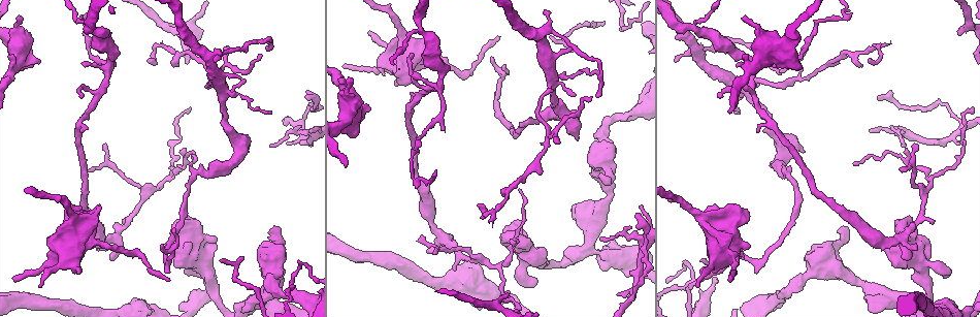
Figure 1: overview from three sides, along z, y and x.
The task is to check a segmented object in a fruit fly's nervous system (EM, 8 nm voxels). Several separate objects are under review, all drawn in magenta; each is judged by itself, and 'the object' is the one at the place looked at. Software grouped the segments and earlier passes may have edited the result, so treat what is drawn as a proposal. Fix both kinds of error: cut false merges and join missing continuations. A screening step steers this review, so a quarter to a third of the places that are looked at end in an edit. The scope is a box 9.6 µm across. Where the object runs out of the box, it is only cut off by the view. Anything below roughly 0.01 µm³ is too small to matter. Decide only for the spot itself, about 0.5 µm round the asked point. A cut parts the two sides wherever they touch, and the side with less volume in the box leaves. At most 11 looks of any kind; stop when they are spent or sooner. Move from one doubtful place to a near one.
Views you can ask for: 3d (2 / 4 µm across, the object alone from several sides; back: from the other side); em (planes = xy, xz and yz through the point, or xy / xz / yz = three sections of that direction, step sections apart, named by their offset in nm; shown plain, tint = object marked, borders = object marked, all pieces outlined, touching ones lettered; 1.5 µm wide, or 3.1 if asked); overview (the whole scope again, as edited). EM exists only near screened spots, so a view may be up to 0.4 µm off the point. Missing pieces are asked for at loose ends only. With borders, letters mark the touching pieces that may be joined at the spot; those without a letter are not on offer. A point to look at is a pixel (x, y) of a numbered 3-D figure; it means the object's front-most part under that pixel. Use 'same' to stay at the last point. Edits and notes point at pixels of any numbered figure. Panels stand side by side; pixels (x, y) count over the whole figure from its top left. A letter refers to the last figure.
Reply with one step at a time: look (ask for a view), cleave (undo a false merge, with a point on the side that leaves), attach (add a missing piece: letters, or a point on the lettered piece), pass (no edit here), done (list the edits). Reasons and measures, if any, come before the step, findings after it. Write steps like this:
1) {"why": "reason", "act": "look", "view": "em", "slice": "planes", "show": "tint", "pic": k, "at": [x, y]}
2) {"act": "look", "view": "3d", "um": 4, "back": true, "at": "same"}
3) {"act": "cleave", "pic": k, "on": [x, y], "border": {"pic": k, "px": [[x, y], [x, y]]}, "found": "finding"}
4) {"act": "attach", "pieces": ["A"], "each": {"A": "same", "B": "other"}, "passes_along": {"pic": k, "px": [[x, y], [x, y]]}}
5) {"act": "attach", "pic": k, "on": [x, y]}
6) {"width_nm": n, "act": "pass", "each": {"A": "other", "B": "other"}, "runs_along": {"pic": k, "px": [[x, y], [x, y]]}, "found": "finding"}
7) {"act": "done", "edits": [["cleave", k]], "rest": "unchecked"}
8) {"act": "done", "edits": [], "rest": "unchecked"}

{"act": "look", "view": "em", "slice": "xz", "step": 8, "show": "borders", "pic": 1, "at": [80, 271]}

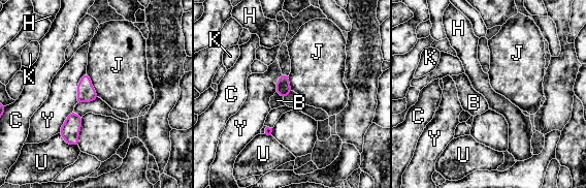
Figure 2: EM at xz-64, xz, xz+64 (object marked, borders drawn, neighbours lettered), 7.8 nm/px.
{"act": "pass", "each": {"B": "other", "C": "other", "H": "other", "J": "other", "K": "other", "U": "other", "Y": "other"}, "border": {"pic": 2, "px": [[86, 72], [98, 96]]}, "found": "no lettered piece goes on from it"}

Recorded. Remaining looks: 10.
{"act": "look", "view": "3d", "um": 4, "back": true, "pic": 1, "at": [550, 37]}

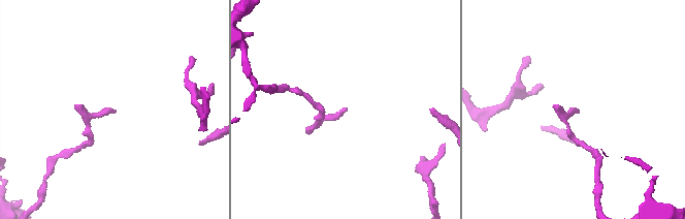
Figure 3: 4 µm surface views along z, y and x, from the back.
{"act": "look", "view": "em", "slice": "xy", "step": 8, "show": "borders", "pic": 3, "at": [578, 110]}

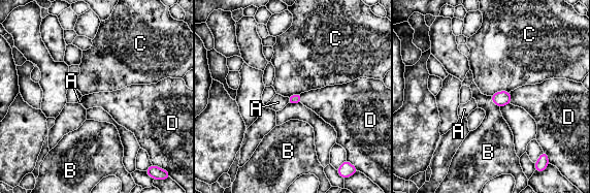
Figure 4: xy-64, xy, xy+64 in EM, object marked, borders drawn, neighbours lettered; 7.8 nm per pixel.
{"width_nm": 80, "act": "pass", "each": {"A": "other", "B": "other", "C": "other", "D": "other"}, "border": {"pic": 4, "px": [[510, 91], [497, 91], [491, 96]]}, "found": "no lettered piece goes on from it"}

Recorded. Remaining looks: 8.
{"why": "thin end", "act": "look", "view": "3d", "um": 4, "pic": 1, "at": [80, 98]}

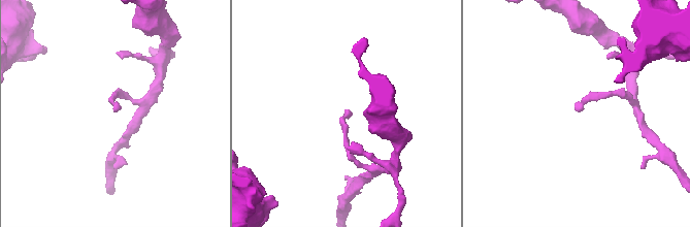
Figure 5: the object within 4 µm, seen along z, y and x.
{"why": "need the tissue", "act": "look", "view": "em", "slice": "xz", "step": 8, "show": "borders", "pic": 5, "at": [576, 107]}

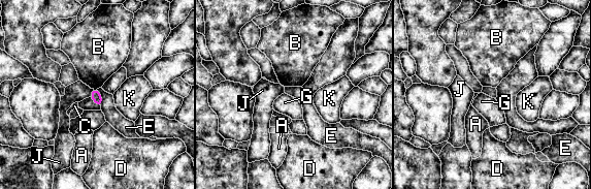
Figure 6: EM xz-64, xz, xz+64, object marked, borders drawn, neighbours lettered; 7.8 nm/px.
{"act": "pass", "each": {"A": "other", "B": "other", "C": "other", "D": "other", "E": "other", "G": "other", "J": "other", "K": "other"}, "border": {"pic": 6, "px": [[93, 88], [96, 89]]}, "found": "none of them fits"}

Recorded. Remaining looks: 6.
{"why": "tapers out", "act": "look", "view": "3d", "um": 2, "pic": 1, "at": [900, 170]}

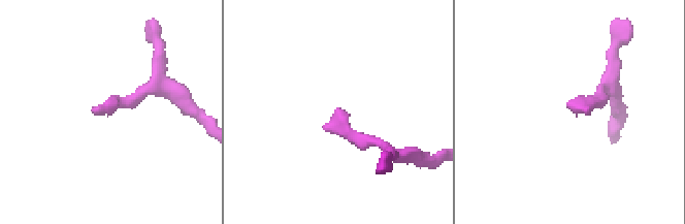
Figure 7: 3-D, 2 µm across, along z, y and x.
{"why": "shape alone is not enough", "act": "look", "view": "em", "slice": "planes", "show": "tint", "pic": 7, "at": [566, 103]}

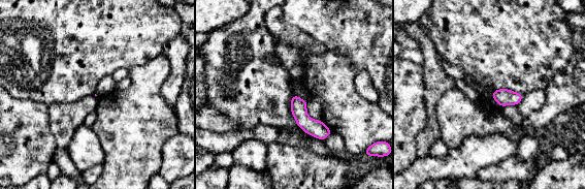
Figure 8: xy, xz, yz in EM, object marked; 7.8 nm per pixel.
{"act": "look", "view": "em", "slice": "planes", "show": "borders", "at": "same"}

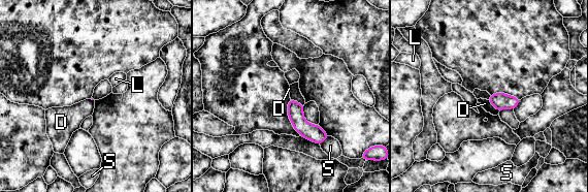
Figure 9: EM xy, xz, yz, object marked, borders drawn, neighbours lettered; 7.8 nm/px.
{"act": "pass", "each": {"D": "other", "L": "other", "S": "other"}, "found": "none of them fits"}

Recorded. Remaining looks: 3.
{"act": "done", "edits": [], "rest": "unchecked"}

